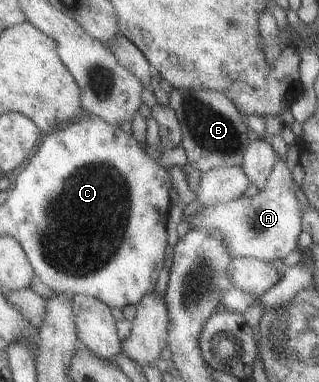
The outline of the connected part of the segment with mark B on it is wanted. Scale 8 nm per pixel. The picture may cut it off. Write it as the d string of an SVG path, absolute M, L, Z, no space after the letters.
M178 89L169 93L169 106L180 122L181 144L188 162L199 169L201 175L213 167L241 166L250 139L247 121L238 108L222 92L207 89Z

